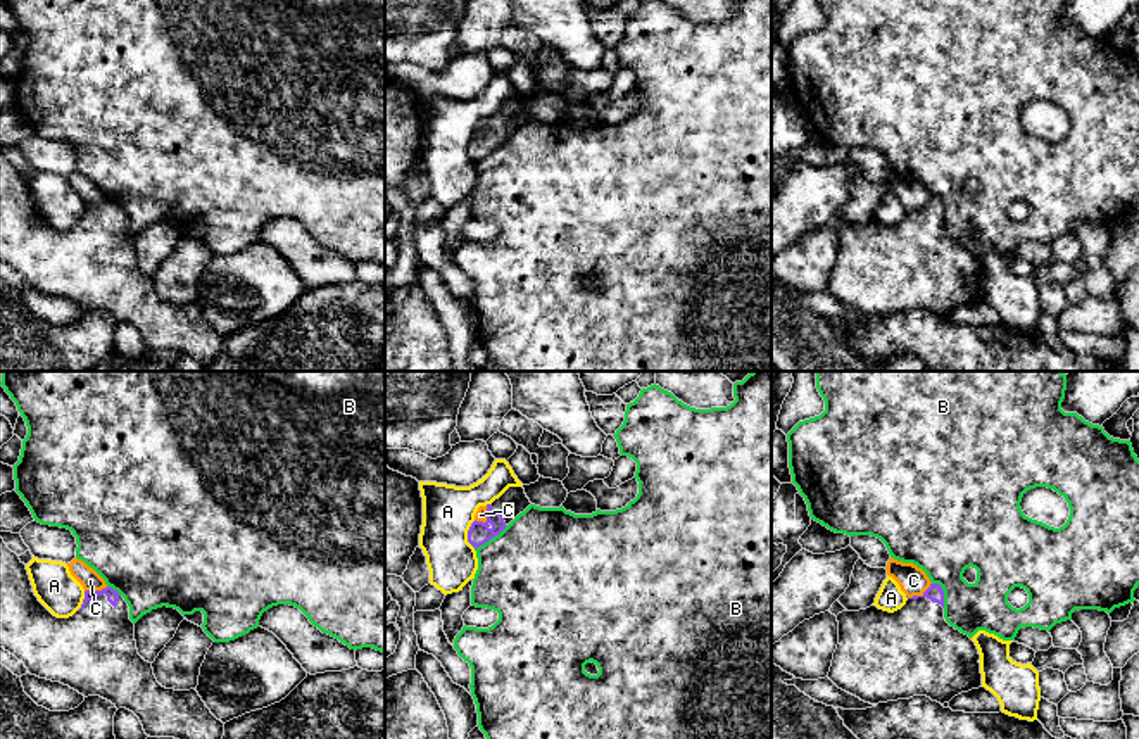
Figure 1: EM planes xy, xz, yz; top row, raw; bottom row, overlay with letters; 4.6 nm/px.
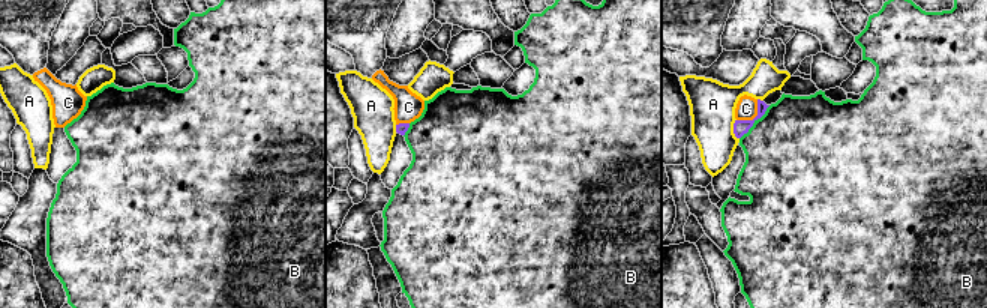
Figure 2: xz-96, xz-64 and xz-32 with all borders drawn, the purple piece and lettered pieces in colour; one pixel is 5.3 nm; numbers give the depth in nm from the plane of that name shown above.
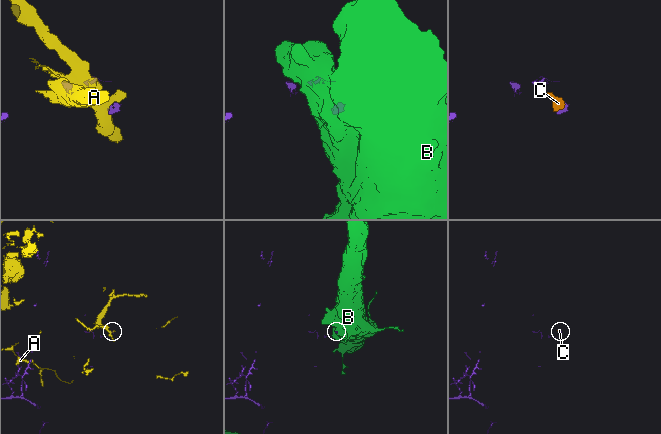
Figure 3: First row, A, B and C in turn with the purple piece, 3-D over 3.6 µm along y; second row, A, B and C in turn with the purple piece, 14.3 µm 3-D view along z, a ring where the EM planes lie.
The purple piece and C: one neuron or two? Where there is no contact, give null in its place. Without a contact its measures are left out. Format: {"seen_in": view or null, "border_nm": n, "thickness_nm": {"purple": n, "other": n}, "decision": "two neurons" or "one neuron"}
{"seen_in": "yz", "border_nm": 140, "thickness_nm": {"purple": 80, "other": 140}, "decision": "two neurons"}

